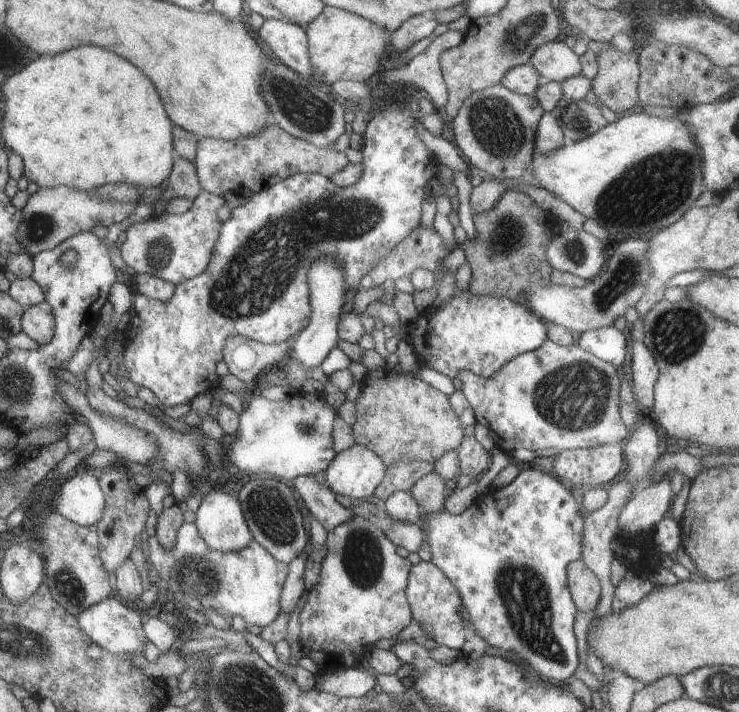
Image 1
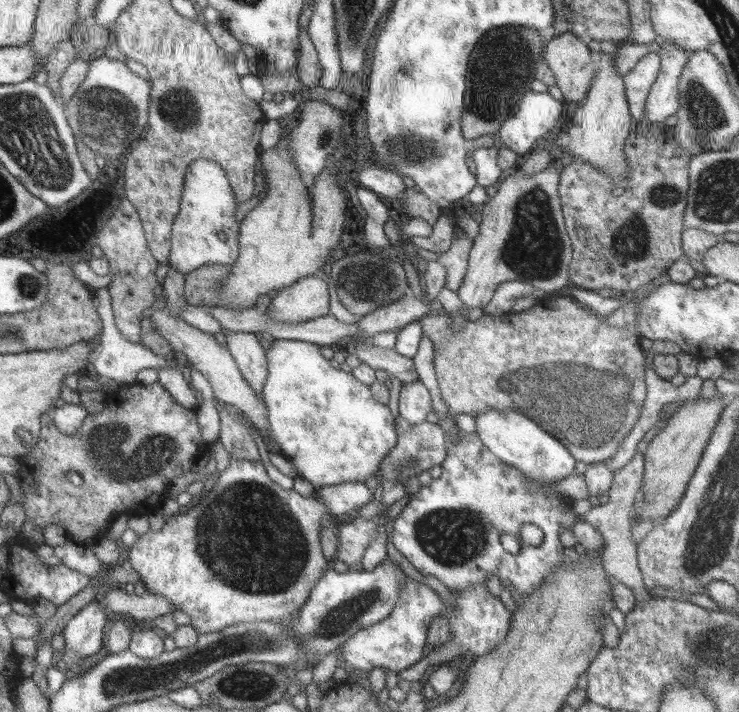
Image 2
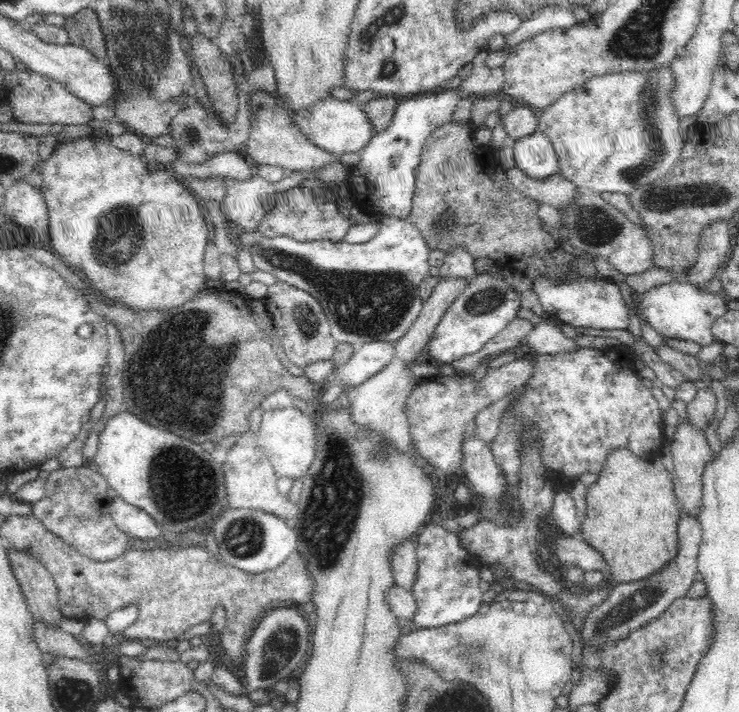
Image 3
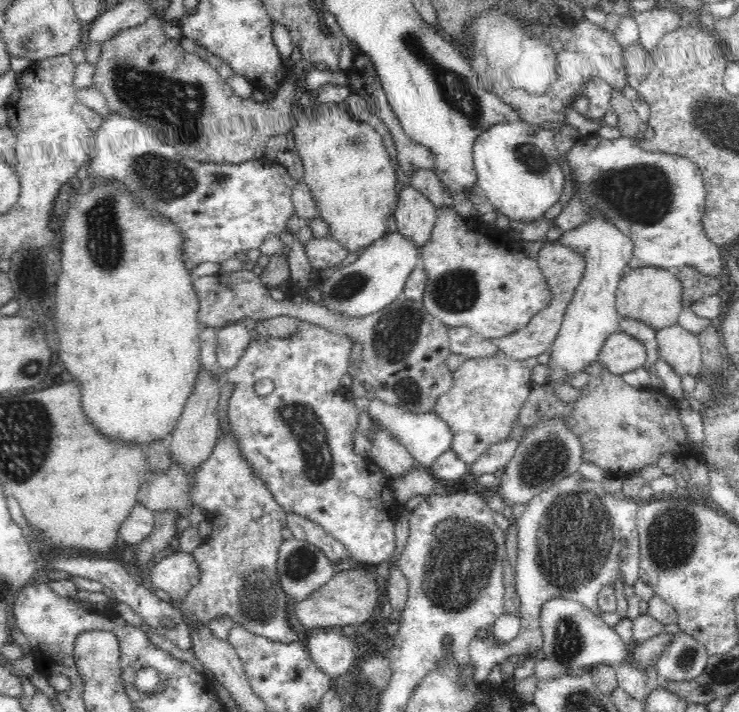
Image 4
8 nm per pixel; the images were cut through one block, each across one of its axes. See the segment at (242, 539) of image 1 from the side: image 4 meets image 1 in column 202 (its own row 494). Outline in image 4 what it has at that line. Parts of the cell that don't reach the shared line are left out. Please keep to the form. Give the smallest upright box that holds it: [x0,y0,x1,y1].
[498,418,582,508]

